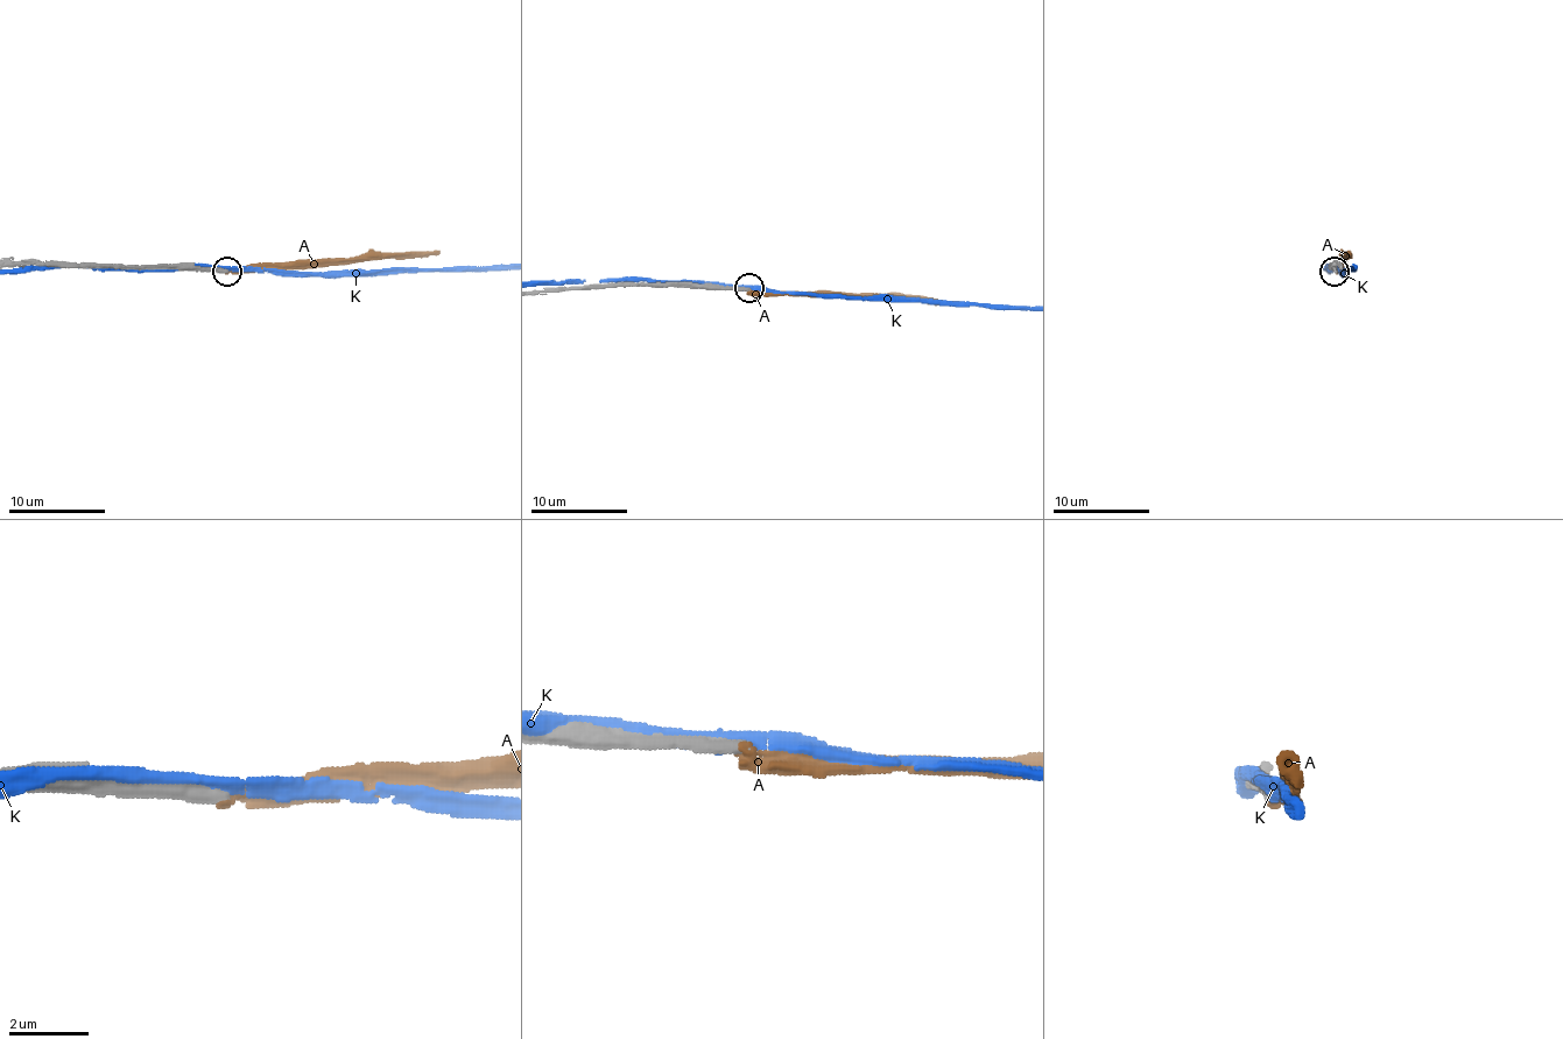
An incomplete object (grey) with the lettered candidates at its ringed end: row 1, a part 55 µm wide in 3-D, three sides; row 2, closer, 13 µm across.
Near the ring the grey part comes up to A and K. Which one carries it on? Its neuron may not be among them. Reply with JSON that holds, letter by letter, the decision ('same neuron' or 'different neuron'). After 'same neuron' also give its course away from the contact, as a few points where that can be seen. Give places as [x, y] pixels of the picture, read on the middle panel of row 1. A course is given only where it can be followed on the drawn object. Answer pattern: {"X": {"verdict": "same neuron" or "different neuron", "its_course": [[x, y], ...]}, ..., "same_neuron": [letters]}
{"A": {"verdict": "different neuron"}, "K": {"verdict": "different neuron"}, "same_neuron": []}

